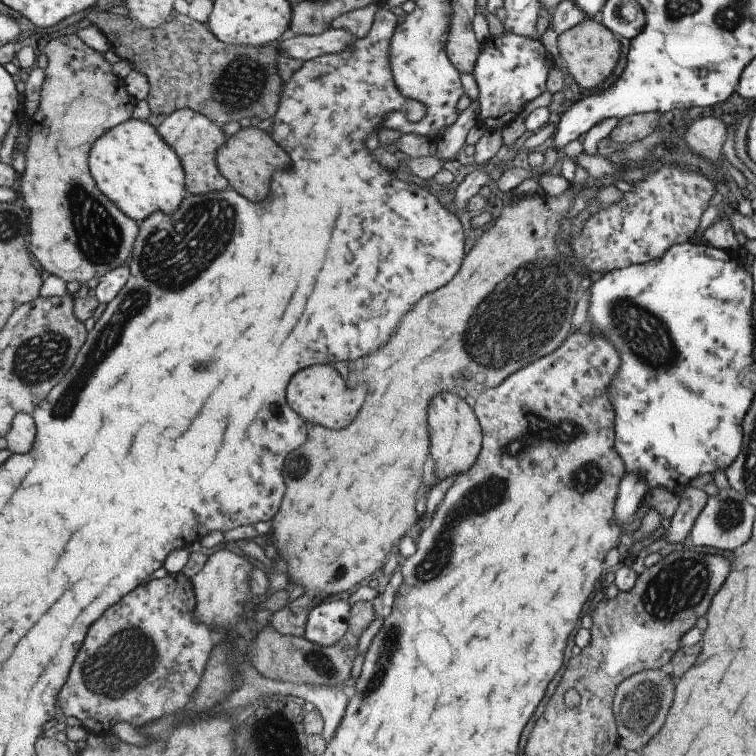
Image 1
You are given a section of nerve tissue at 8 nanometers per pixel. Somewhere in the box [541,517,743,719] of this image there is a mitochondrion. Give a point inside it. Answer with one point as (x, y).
(681, 585)

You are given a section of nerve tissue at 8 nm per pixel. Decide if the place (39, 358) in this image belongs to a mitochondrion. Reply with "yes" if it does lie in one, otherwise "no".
yes

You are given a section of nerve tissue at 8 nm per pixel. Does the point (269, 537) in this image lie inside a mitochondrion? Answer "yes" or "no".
no

